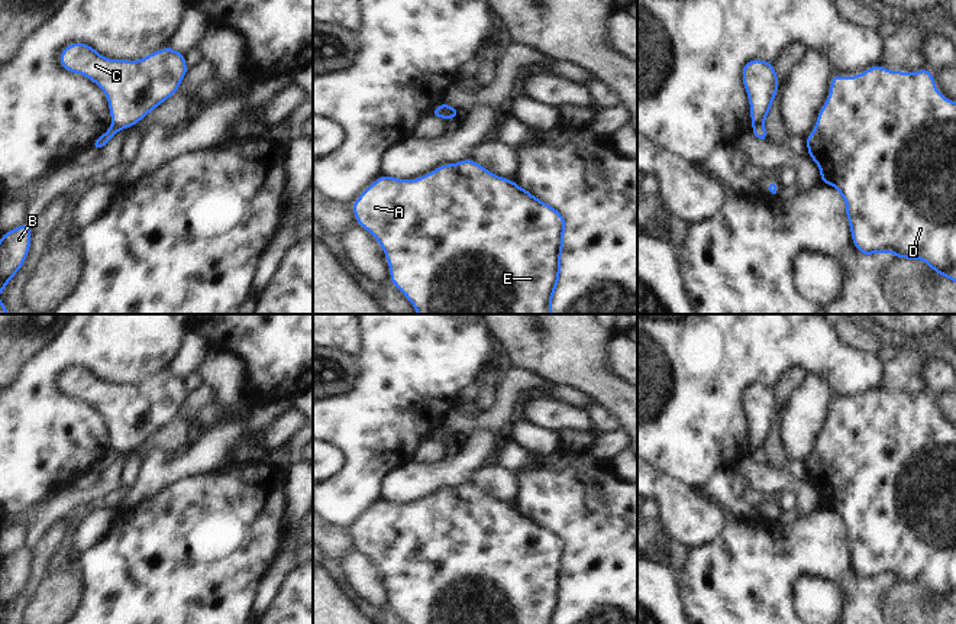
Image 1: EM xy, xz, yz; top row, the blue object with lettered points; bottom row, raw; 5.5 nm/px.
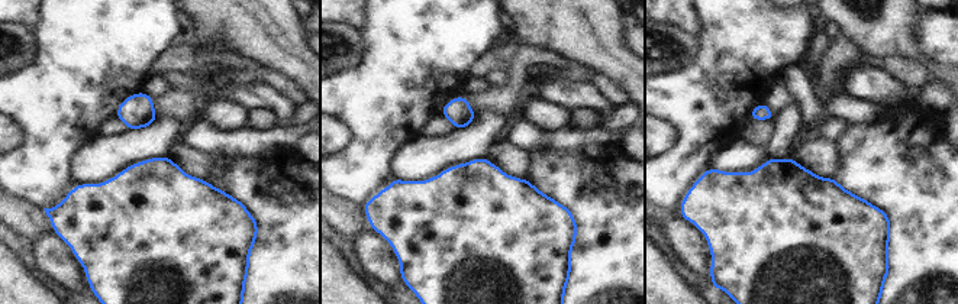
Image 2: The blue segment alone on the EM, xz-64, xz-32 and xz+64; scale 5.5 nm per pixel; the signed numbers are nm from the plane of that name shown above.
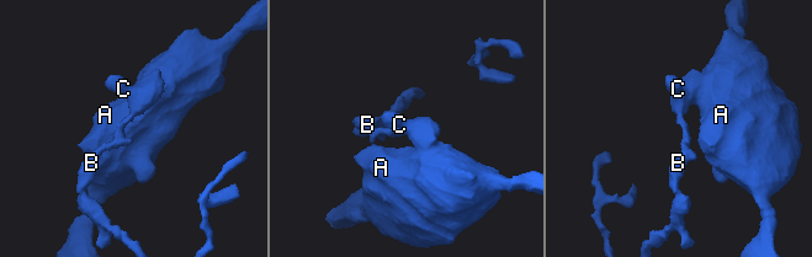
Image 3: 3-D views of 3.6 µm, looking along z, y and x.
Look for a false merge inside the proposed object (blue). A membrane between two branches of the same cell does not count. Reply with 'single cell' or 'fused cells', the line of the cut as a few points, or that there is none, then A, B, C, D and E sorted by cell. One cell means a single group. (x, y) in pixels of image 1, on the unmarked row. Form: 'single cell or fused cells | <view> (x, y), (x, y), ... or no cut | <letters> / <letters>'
fused cells | yz (764, 448), (753, 450) | A C D E / B

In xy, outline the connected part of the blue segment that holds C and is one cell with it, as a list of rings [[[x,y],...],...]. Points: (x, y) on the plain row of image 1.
[[[74,366],[59,378],[59,388],[98,410],[109,427],[112,450],[119,455],[138,449],[145,440],[174,420],[187,395],[185,378],[169,369],[142,384],[112,384],[91,369]]]

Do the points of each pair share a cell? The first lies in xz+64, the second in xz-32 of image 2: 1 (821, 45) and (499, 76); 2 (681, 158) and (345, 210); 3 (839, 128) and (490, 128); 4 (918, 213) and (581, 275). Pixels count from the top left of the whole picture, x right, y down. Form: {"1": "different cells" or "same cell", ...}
{"1": "same cell", "2": "different cells", "3": "different cells", "4": "same cell"}

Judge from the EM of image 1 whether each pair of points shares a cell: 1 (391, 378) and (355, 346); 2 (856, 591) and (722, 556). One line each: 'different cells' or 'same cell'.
1: different cells
2: same cell

